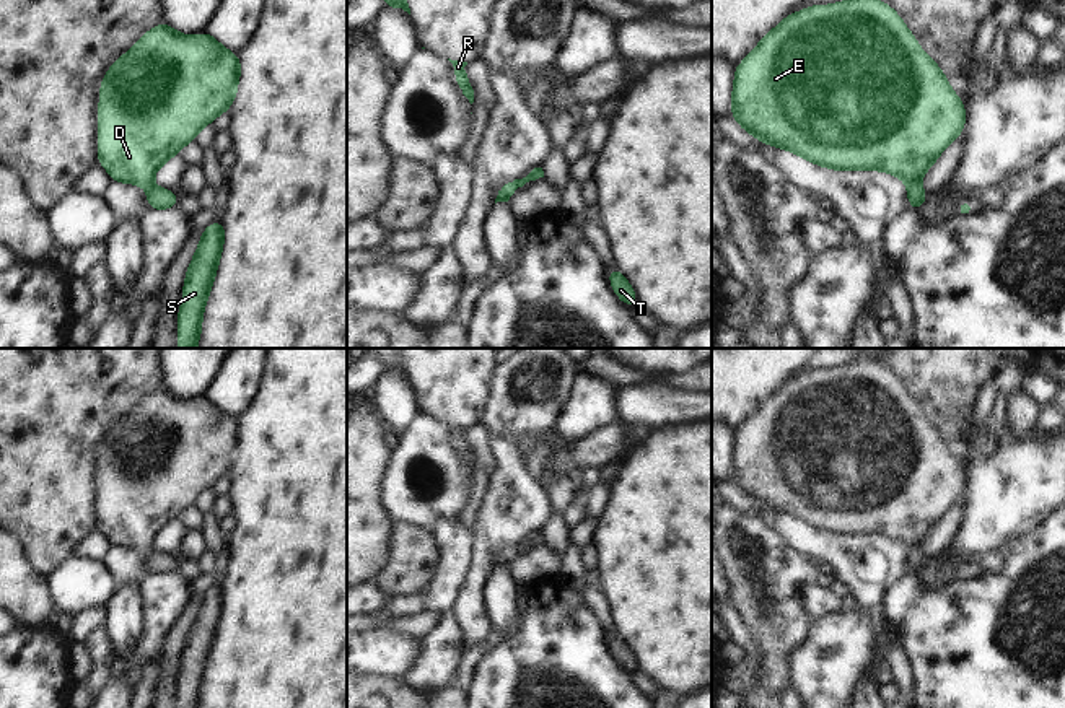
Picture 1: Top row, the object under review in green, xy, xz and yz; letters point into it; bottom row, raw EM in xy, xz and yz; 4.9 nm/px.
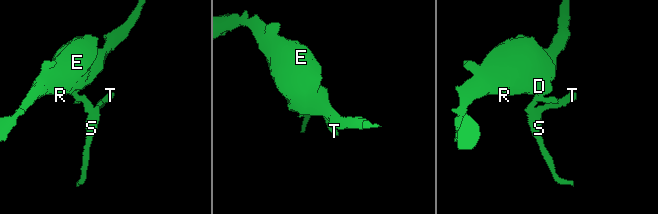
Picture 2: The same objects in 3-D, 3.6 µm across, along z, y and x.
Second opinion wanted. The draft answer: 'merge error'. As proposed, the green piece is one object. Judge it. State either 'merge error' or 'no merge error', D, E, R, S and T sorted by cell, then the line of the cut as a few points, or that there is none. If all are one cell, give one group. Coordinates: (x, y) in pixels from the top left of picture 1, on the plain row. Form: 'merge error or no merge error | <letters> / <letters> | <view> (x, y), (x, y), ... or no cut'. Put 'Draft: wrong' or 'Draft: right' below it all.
no merge error | D E R S T | no cut
Draft: wrong

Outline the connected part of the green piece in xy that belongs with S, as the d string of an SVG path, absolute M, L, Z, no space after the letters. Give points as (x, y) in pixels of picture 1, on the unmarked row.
M212 586L202 596L199 612L186 636L182 667L178 677L178 708L199 708L204 674L218 635L223 609L225 589Z

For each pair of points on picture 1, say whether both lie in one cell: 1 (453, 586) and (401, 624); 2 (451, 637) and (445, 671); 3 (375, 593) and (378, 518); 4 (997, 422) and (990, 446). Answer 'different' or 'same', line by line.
1: different
2: same
3: different
4: same

